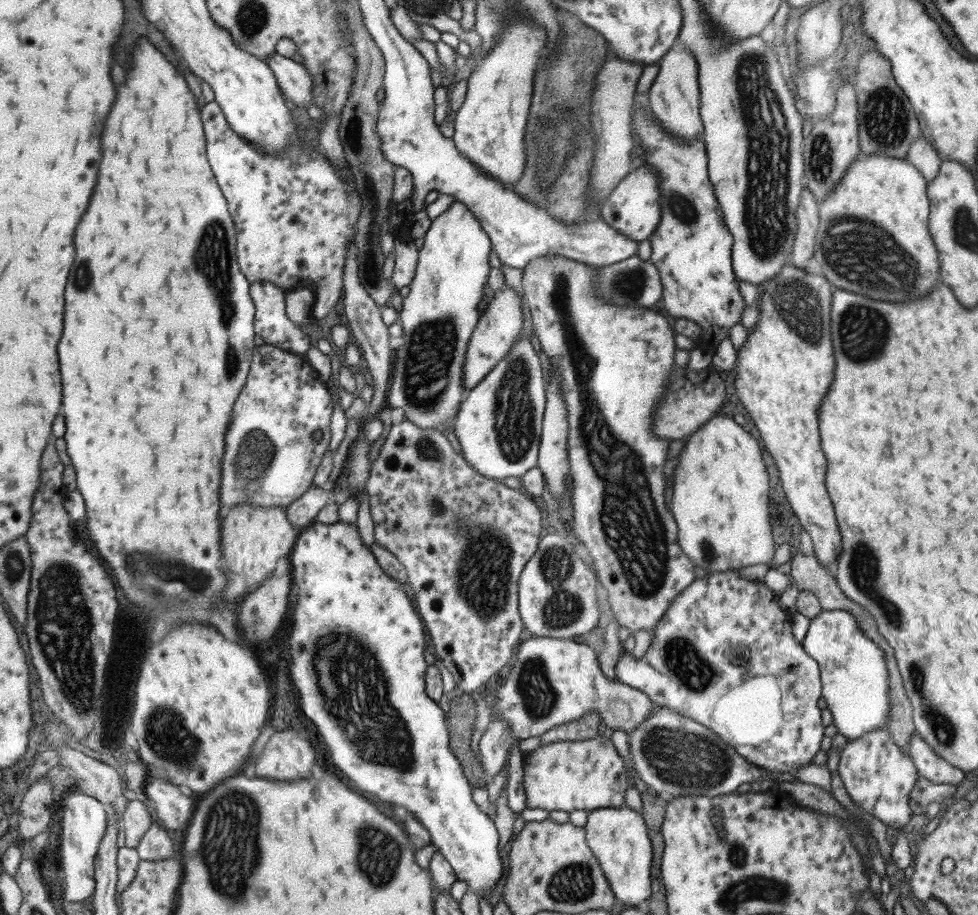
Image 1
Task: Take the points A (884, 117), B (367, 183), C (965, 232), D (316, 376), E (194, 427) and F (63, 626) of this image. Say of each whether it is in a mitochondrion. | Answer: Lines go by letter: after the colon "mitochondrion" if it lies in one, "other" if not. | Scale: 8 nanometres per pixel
A: mitochondrion
B: mitochondrion
C: mitochondrion
D: other
E: other
F: mitochondrion

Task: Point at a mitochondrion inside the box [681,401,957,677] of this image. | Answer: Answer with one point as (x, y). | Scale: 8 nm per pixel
(864, 566)

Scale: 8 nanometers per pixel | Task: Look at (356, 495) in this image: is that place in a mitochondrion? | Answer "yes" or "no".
no

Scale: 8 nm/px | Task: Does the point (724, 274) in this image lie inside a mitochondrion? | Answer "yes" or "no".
no

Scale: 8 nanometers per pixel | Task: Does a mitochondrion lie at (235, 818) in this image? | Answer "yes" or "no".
yes

